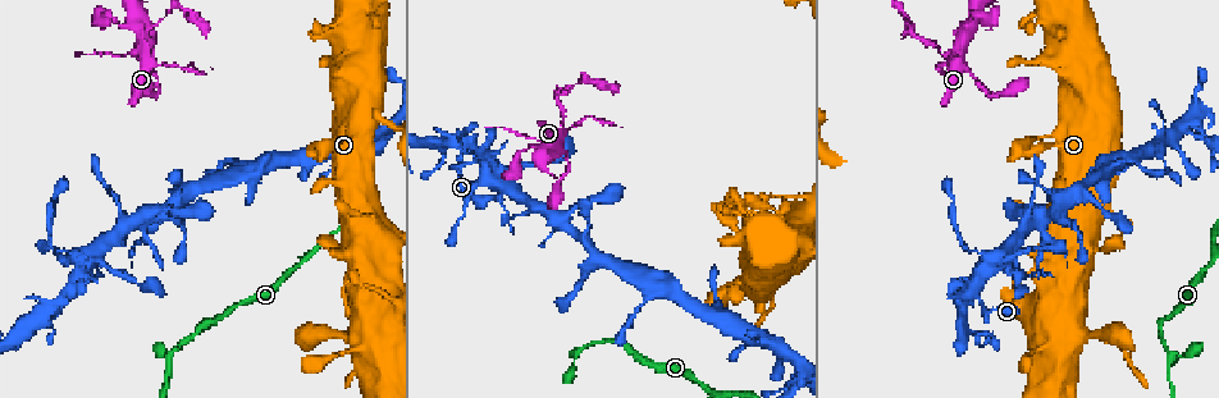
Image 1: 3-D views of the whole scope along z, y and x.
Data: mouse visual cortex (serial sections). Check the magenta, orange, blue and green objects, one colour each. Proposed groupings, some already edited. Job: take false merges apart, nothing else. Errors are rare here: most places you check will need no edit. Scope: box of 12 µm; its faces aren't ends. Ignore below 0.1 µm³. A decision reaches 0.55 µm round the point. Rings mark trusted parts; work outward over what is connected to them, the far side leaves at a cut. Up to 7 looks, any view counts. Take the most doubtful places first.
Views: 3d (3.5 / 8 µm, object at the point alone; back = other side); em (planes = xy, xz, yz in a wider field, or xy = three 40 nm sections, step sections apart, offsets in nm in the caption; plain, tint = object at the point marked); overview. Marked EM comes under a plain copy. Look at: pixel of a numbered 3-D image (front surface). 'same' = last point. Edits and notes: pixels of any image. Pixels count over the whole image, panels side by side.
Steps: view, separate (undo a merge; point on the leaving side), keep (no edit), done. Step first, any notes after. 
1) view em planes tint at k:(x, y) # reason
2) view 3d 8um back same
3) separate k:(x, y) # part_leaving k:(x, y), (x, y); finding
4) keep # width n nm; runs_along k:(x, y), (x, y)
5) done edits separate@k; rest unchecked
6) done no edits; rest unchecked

view 3d 3.5um at 1:(170, 357) # abrupt turn

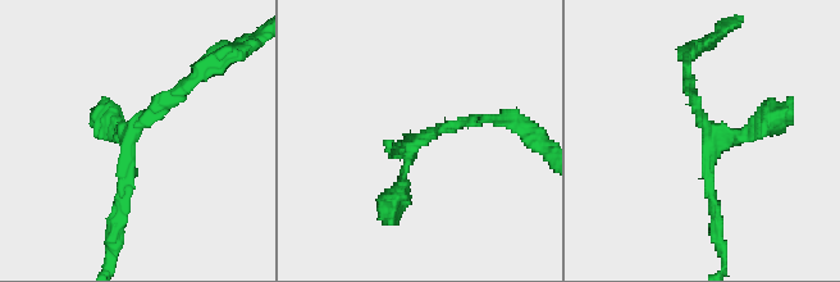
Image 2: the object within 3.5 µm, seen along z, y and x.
view em planes tint at 2:(124, 135)

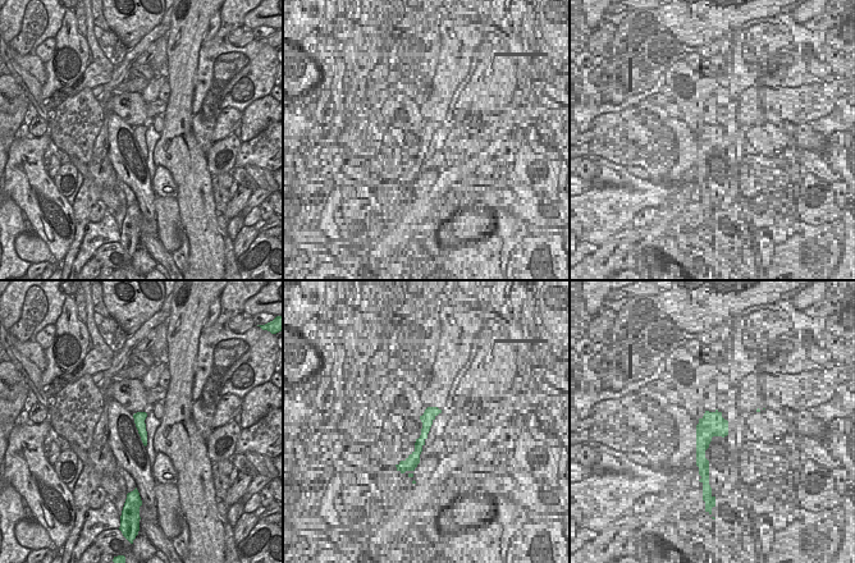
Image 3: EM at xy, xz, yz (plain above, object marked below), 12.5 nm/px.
keep # all the same cell

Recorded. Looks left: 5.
view 3d 3.5um at 1:(152, 46) # thick turns thin

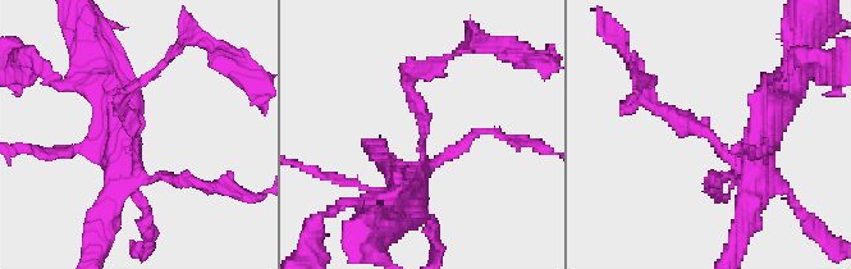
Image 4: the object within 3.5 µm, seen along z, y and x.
separate 4:(680, 126) # arm_widths 150, 400 nm; part_leaving 4:(722, 146), (663, 110), (640, 80); a second cell is stuck on

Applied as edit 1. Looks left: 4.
view 3d 3.5um back at 1:(133, 279) # thick turns thin

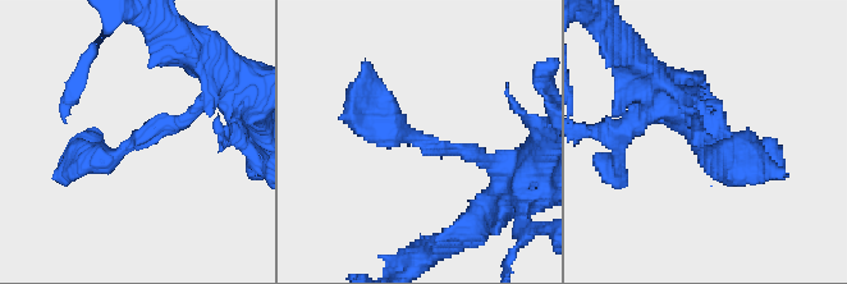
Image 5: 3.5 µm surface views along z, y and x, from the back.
view em xy step 3 tint at 5:(420, 142) # arm_widths 200, 400 nm

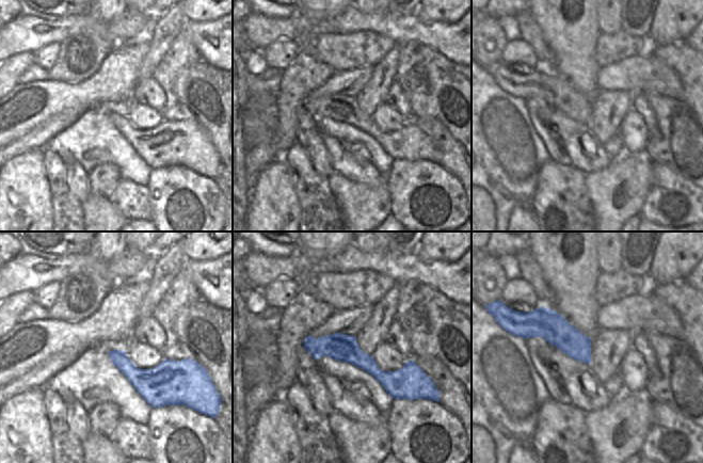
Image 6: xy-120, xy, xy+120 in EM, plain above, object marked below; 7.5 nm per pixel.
keep # runs_along 5:(493, 165), (387, 126), (364, 92); continuous, no second cell

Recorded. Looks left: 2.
done edits separate@4; rest unchecked

